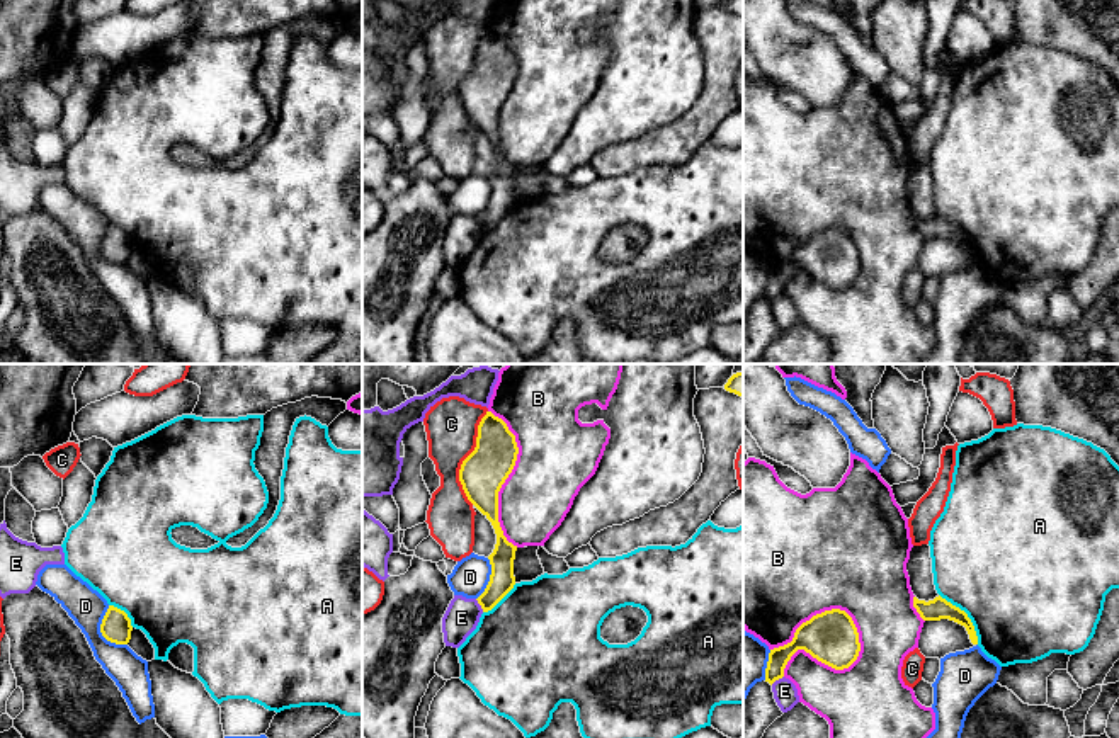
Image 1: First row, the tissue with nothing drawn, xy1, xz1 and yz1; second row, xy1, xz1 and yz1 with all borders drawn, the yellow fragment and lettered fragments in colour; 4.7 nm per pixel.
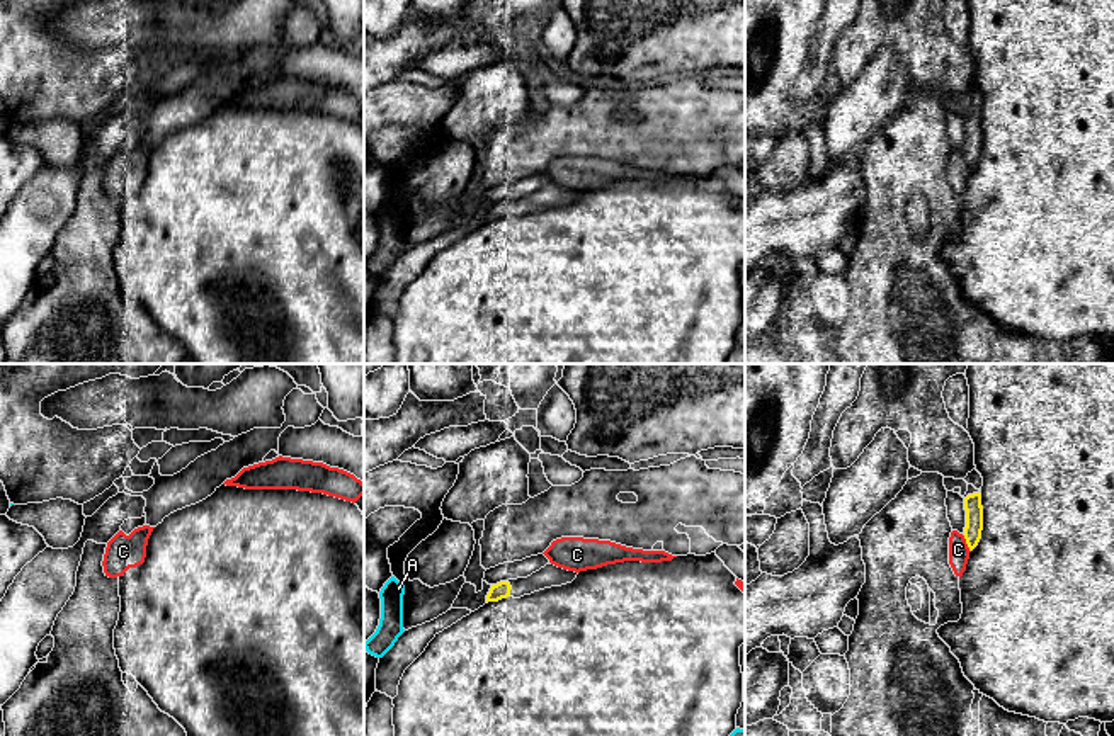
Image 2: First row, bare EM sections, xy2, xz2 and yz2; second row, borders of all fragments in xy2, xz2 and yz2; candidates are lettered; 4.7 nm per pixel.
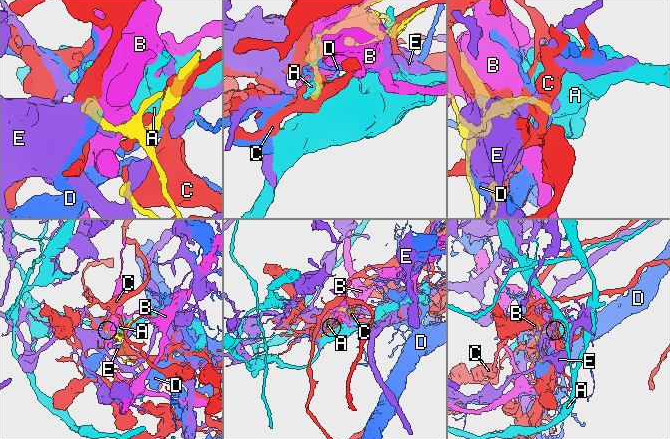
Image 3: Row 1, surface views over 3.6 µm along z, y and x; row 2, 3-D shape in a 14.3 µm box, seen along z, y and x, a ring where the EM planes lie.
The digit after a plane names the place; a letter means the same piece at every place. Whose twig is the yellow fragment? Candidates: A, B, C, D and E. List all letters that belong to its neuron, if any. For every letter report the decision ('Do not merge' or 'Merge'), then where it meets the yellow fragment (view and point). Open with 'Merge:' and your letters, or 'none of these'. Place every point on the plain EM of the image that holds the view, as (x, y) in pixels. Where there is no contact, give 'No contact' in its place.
Merge: none of these
A: Do not merge. Touches yellow at yz1 (966, 235)
B: Do not merge. Touches yellow at yz1 (834, 286)
C: Do not merge. Touches yellow at xz1 (466, 77)
D: Do not merge. Touches yellow at xy1 (101, 250)
E: Do not merge. Touches yellow at xz1 (480, 223)

